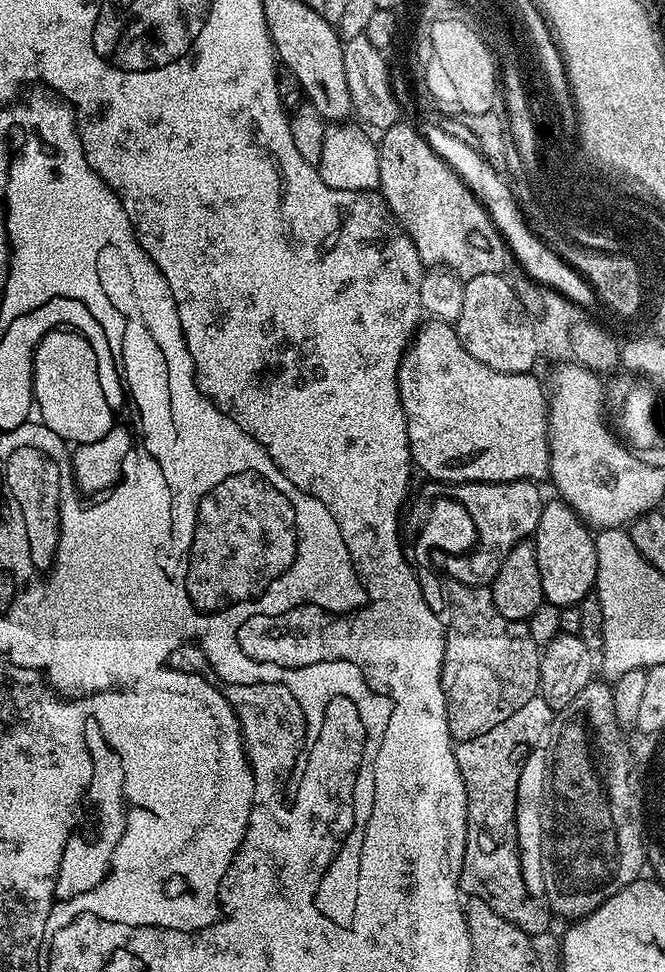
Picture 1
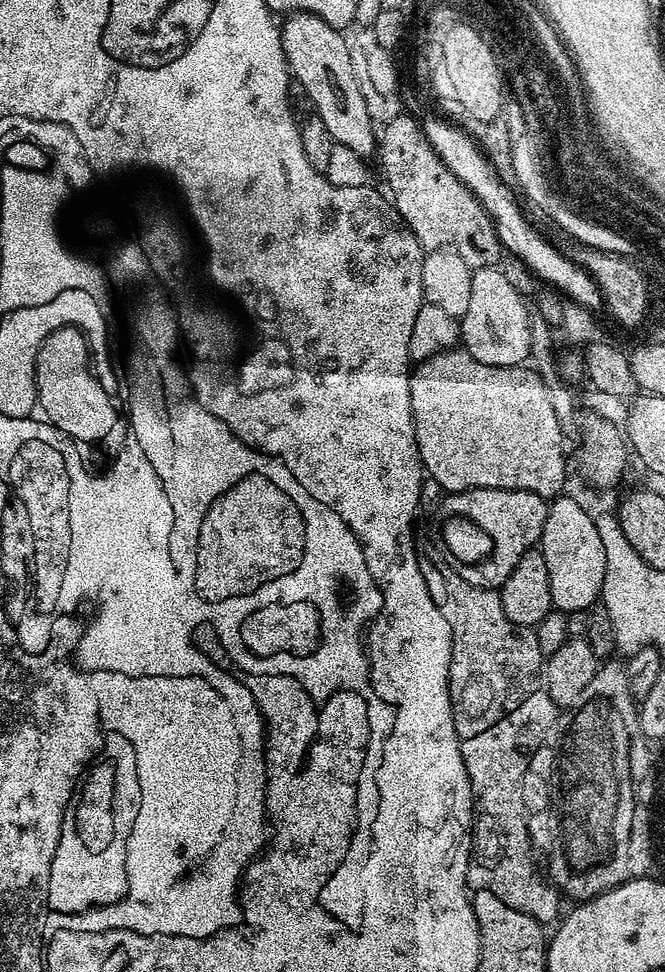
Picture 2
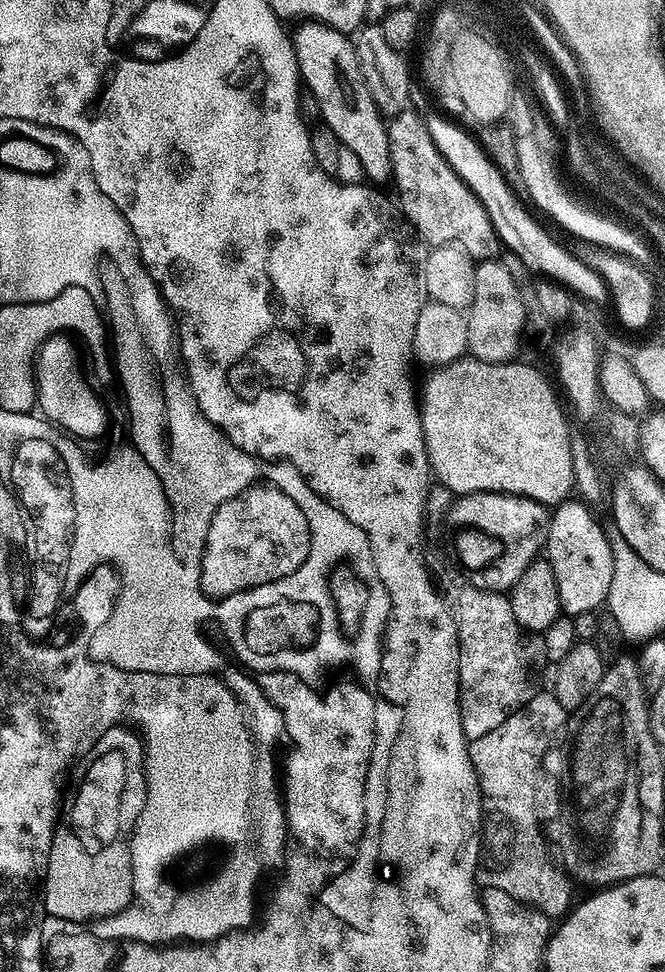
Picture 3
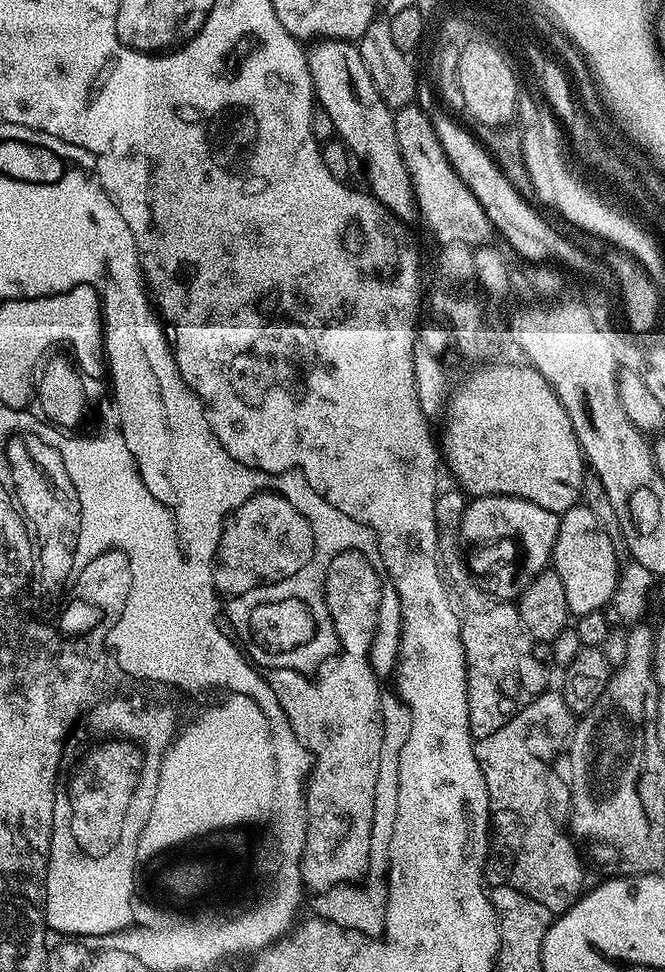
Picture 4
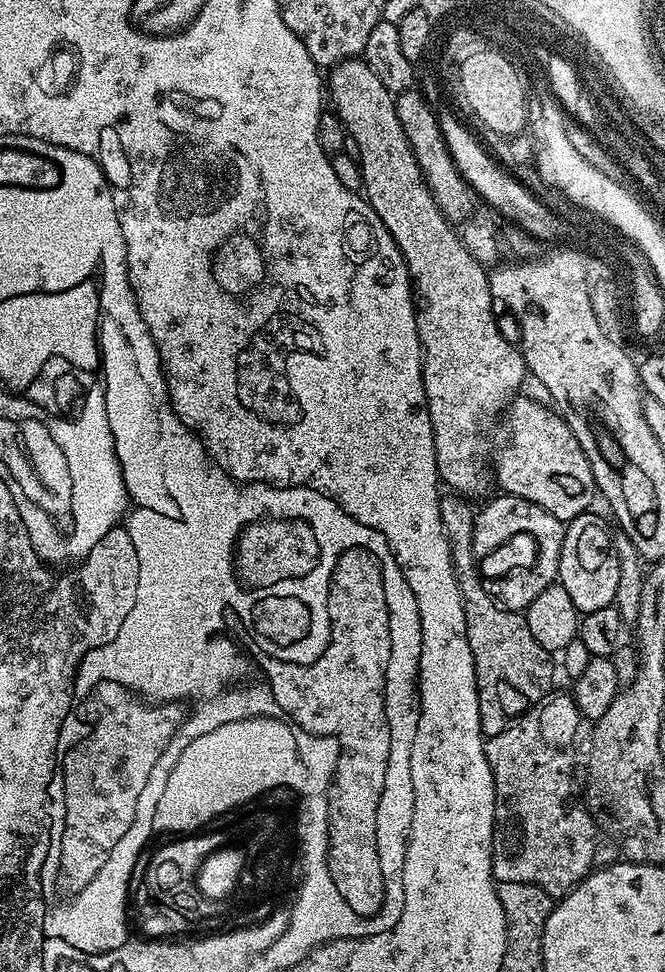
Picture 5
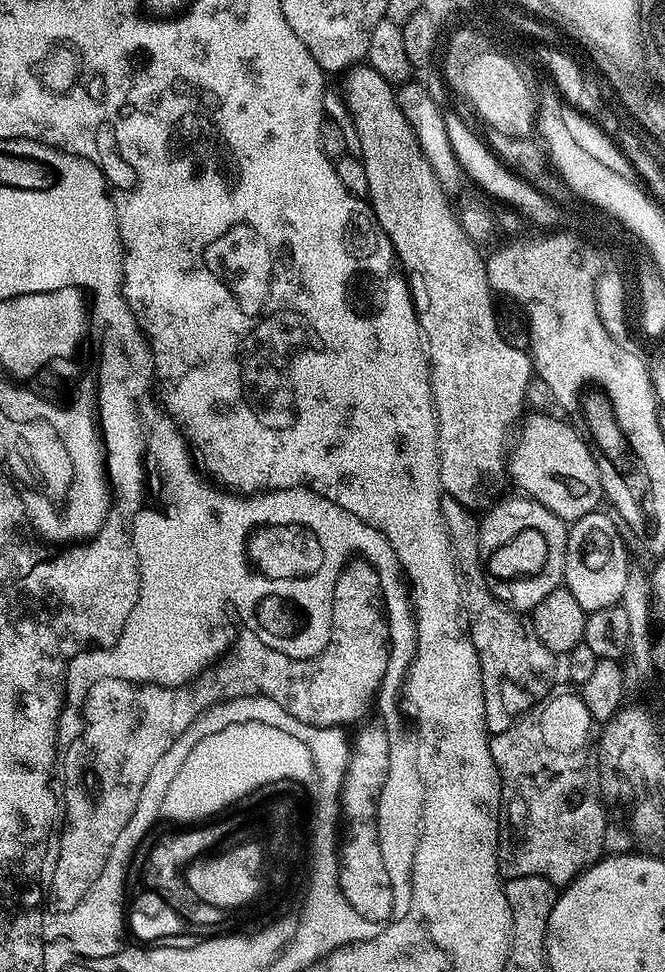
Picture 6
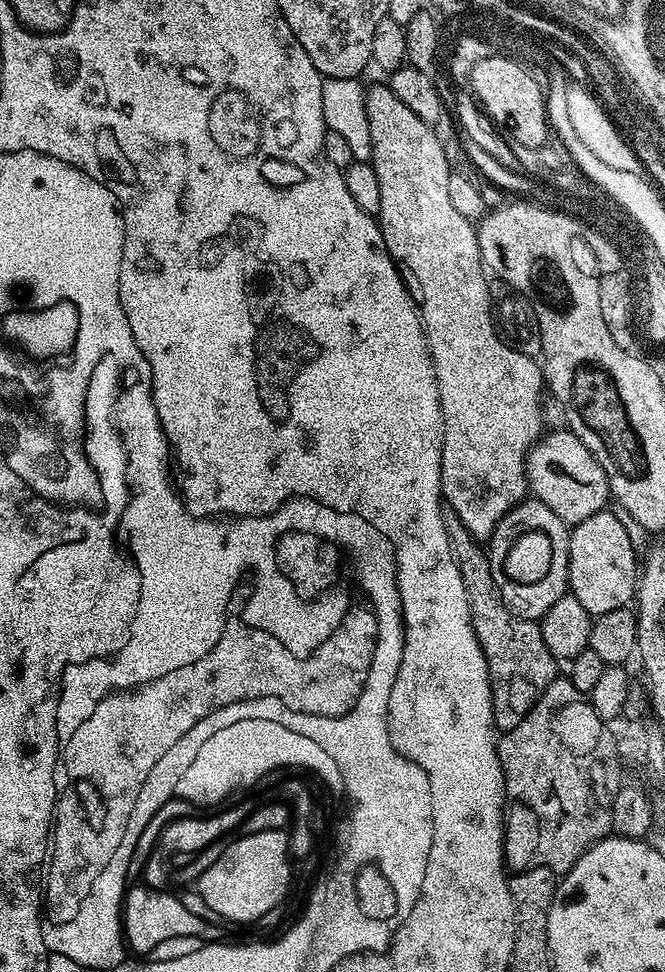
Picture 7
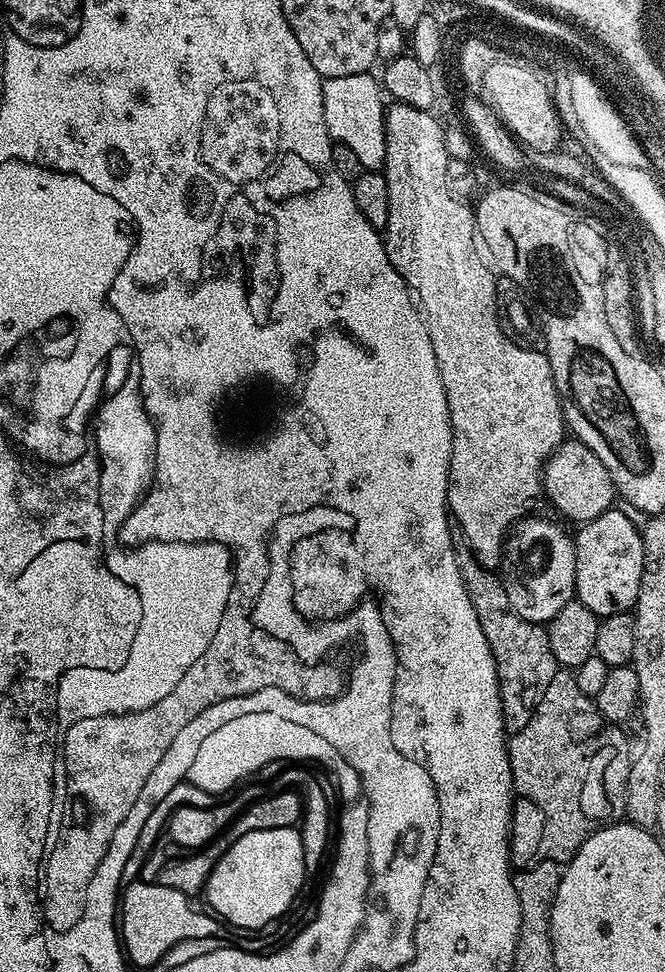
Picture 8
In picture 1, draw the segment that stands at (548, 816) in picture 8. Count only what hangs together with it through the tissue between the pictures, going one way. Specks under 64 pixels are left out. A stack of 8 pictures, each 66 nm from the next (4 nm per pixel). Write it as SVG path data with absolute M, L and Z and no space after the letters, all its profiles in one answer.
M538 694L534 698L530 698L530 702L526 702L526 706L522 706L522 710L514 710L514 714L510 718L498 722L498 726L494 726L494 730L486 730L486 734L478 734L478 738L466 738L455 745L458 770L462 774L462 782L466 786L466 802L468 803L468 841L466 842L466 854L463 856L462 863L458 868L460 891L477 900L485 900L490 906L490 910L494 910L494 914L502 914L502 918L506 918L506 922L514 922L514 926L518 926L531 937L536 935L536 928L543 928L548 932L550 921L544 916L544 912L540 912L540 908L536 908L536 904L532 904L532 900L524 900L524 884L520 884L520 870L516 864L516 844L512 844L512 840L516 840L517 835L512 836L512 831L515 826L517 793L520 790L520 772L528 760L528 743L531 740L538 739L539 736L541 739L542 733L552 727L554 723L554 708L553 710L552 708L553 705Z

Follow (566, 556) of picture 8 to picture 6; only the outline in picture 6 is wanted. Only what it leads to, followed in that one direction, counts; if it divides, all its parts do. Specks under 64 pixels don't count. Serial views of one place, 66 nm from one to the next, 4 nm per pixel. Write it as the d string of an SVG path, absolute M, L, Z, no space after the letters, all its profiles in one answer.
M523 494L515 495L505 495L479 517L480 550L484 554L489 554L492 550L498 550L499 547L510 542L512 538L527 528L538 530L539 534L542 534L542 538L546 538L545 546L551 551L551 557L548 559L548 570L544 576L540 576L539 580L527 584L515 584L514 581L511 581L510 586L506 586L502 591L505 597L509 596L507 599L517 613L528 614L548 594L554 594L554 590L558 590L564 583L569 525L562 518L558 518L558 514L546 510L546 506L542 506L538 501L531 500L529 496Z

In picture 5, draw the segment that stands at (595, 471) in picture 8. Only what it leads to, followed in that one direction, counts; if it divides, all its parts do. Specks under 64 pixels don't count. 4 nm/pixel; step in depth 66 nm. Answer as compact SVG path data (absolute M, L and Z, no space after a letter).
M524 394L517 395L508 404L508 441L496 456L494 480L504 487L501 489L507 495L526 498L531 504L542 506L542 510L554 514L554 518L567 522L593 507L596 496L598 500L598 489L578 438L574 438L559 411L545 404L527 400Z

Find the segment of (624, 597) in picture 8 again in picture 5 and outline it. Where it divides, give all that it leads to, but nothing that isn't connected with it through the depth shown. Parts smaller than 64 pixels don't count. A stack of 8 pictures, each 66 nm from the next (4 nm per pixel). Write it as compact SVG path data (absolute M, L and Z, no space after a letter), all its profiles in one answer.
M589 510L567 521L560 555L558 583L570 594L576 611L581 614L613 607L619 588L618 548L612 545L612 532L607 522L594 513Z

